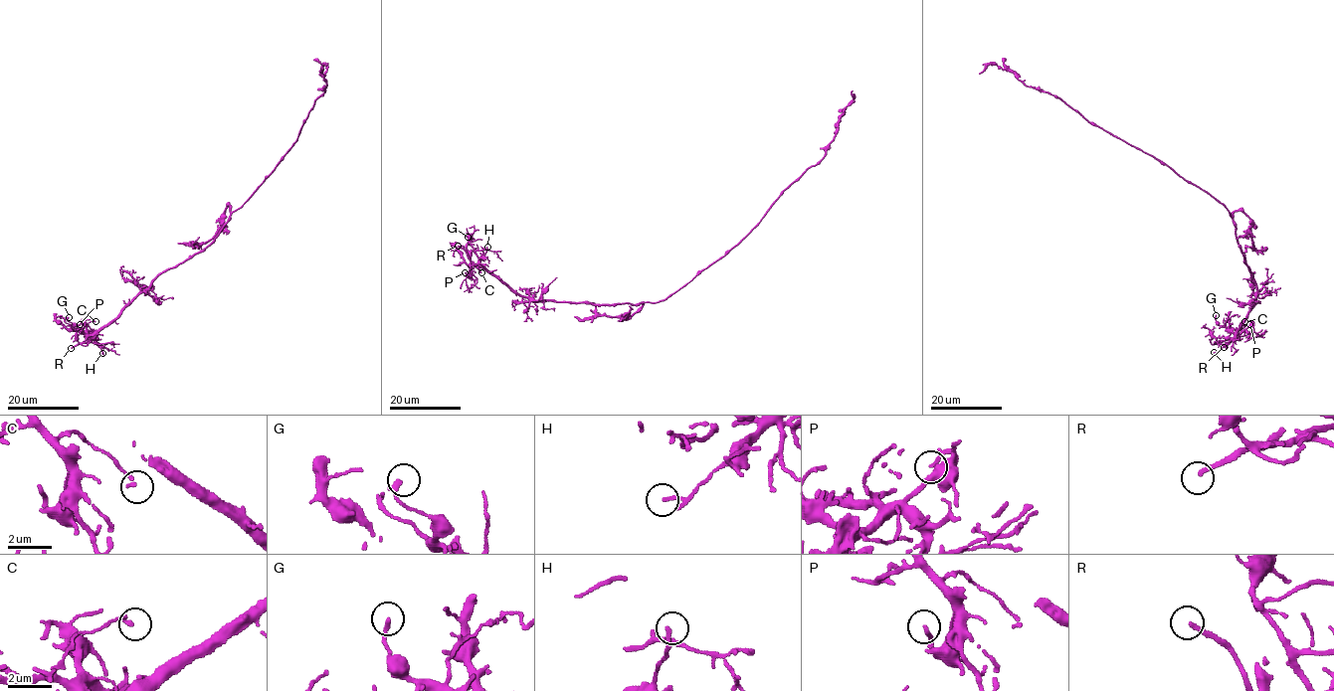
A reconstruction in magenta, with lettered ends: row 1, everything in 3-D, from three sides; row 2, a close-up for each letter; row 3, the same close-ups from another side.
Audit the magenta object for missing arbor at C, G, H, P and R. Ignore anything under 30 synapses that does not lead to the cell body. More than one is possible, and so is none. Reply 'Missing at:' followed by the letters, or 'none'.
Missing at: R

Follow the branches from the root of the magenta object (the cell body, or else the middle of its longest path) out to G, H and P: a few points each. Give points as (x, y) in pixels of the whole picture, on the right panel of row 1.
G: (1210, 196), (1228, 210), (1258, 292), (1238, 334), (1221, 326), (1216, 315)
H: (1210, 196), (1228, 210), (1258, 292), (1238, 332), (1214, 352)
P: (1210, 196), (1228, 210), (1240, 250), (1253, 272), (1258, 292), (1237, 334), (1249, 324)

